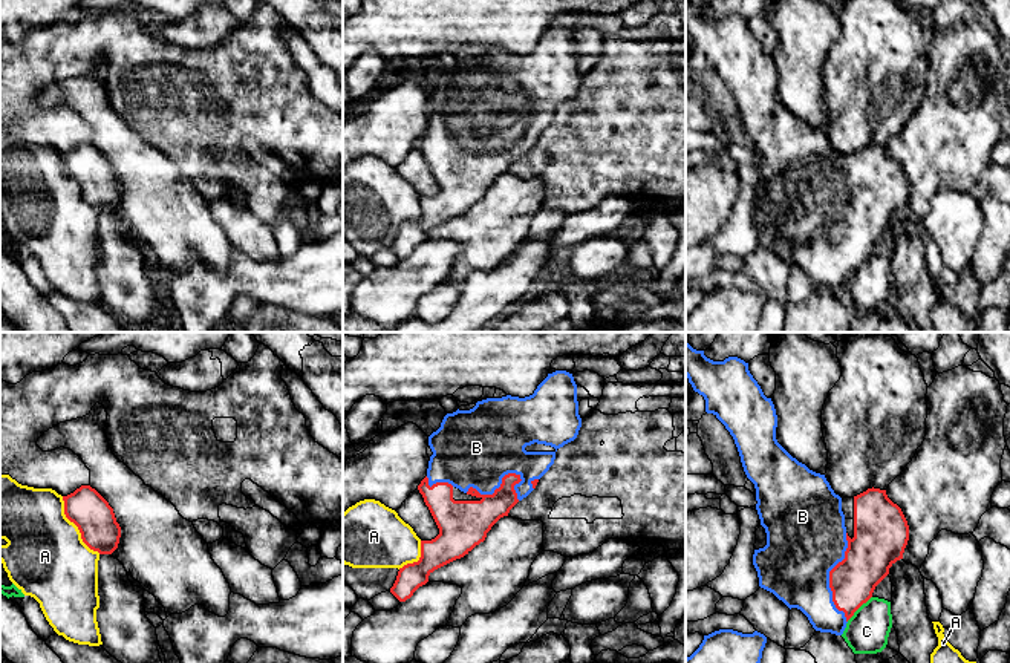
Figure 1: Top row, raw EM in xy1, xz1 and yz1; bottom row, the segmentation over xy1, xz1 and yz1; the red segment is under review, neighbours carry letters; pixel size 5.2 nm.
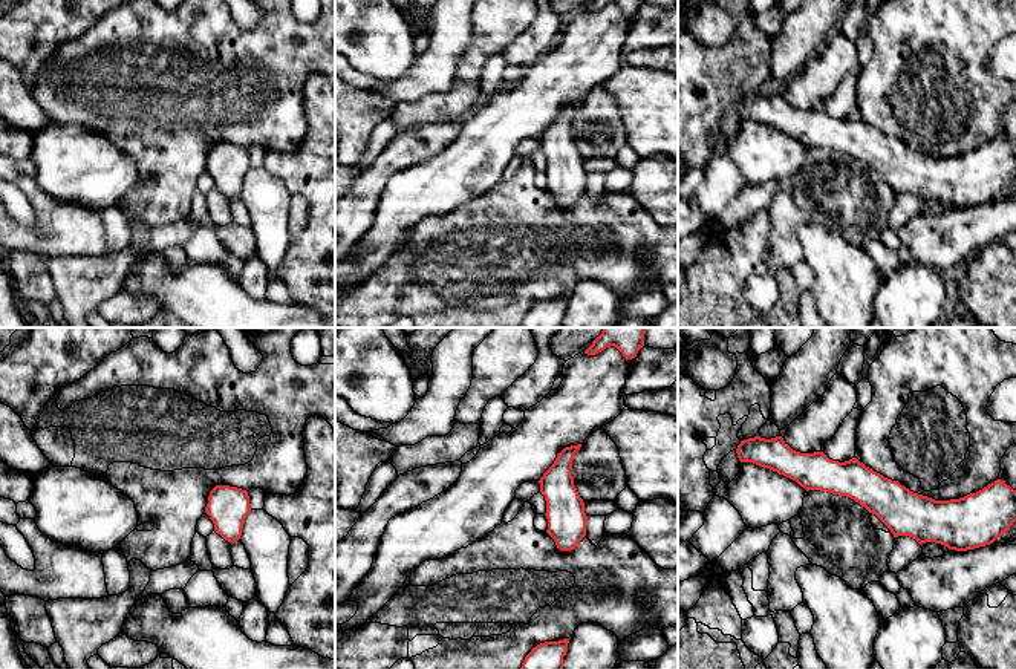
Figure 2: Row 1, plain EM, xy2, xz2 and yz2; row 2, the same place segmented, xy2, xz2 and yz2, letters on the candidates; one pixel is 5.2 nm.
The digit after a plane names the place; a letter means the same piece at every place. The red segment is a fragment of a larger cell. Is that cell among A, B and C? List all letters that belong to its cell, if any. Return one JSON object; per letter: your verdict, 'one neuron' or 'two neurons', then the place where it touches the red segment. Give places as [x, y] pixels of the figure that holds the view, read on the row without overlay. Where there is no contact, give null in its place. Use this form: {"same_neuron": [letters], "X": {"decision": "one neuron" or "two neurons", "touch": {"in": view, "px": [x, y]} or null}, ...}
{"same_neuron": ["B"], "A": {"decision": "two neurons", "touch": {"in": "xy1", "px": [77, 182]}}, "B": {"decision": "one neuron", "touch": {"in": "yz1", "px": [830, 236]}}, "C": {"decision": "two neurons", "touch": {"in": "yz1", "px": [859, 264]}}}

